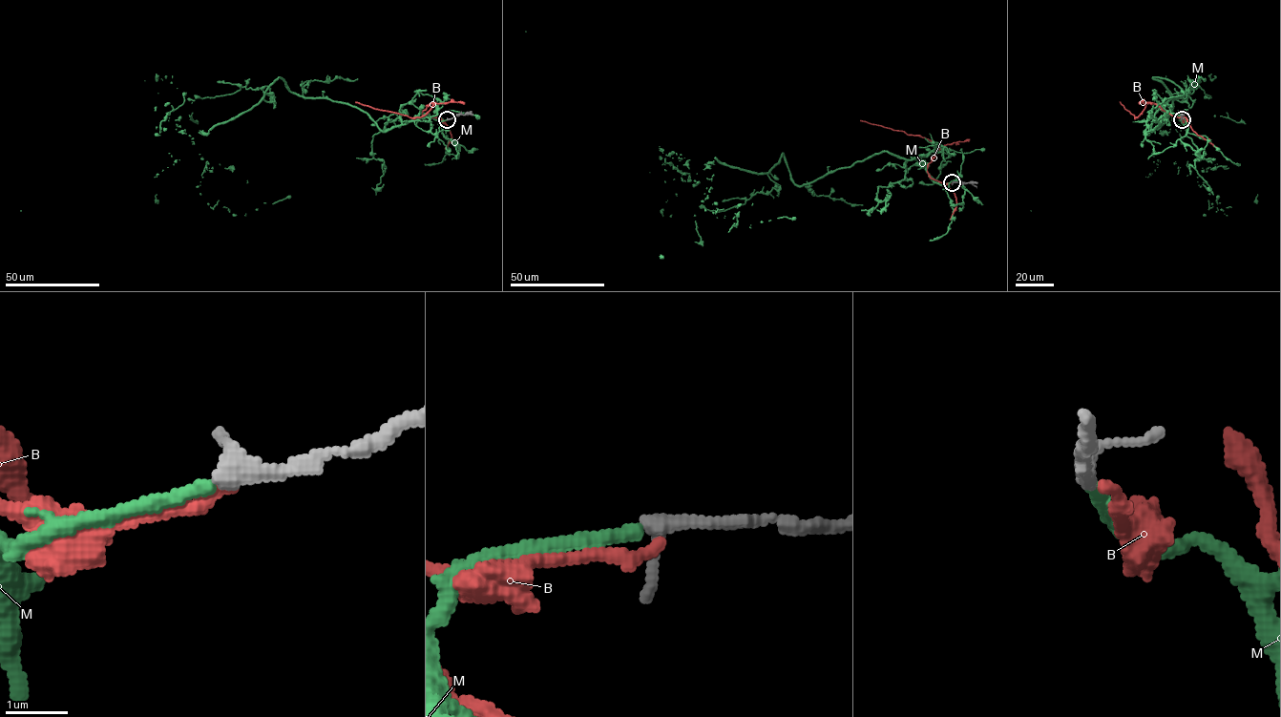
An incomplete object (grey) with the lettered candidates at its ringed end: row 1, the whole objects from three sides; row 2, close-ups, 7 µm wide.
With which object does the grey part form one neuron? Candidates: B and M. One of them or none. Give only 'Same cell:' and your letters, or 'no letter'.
Same cell: M

